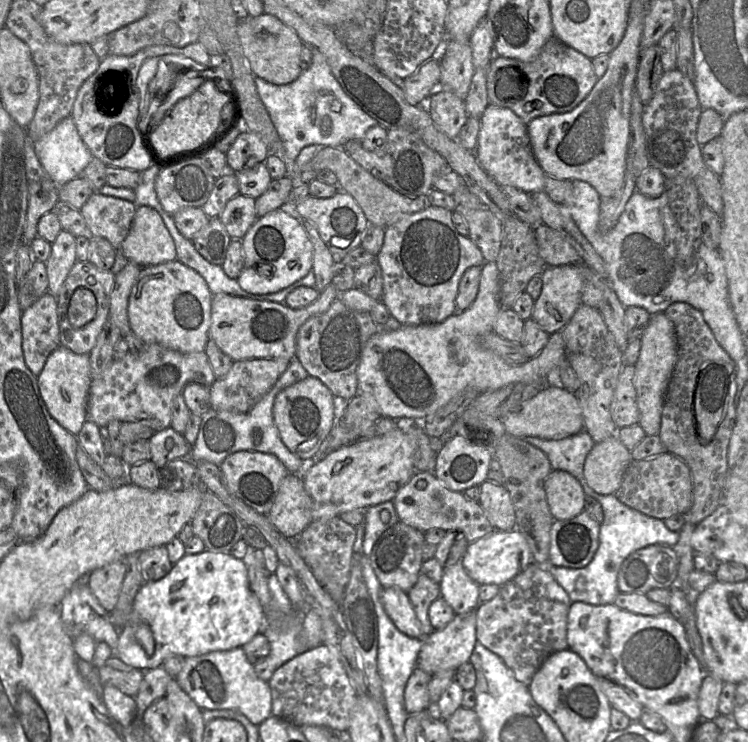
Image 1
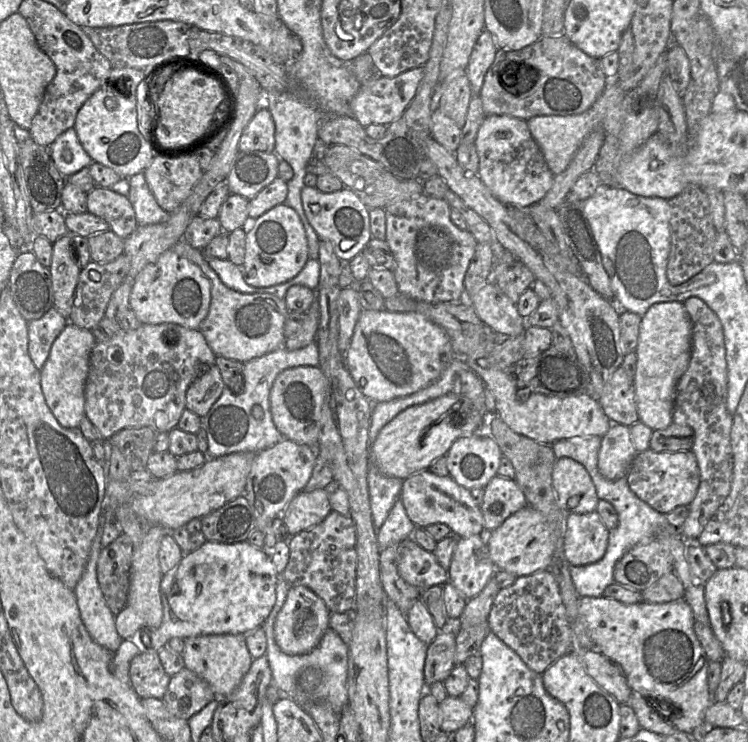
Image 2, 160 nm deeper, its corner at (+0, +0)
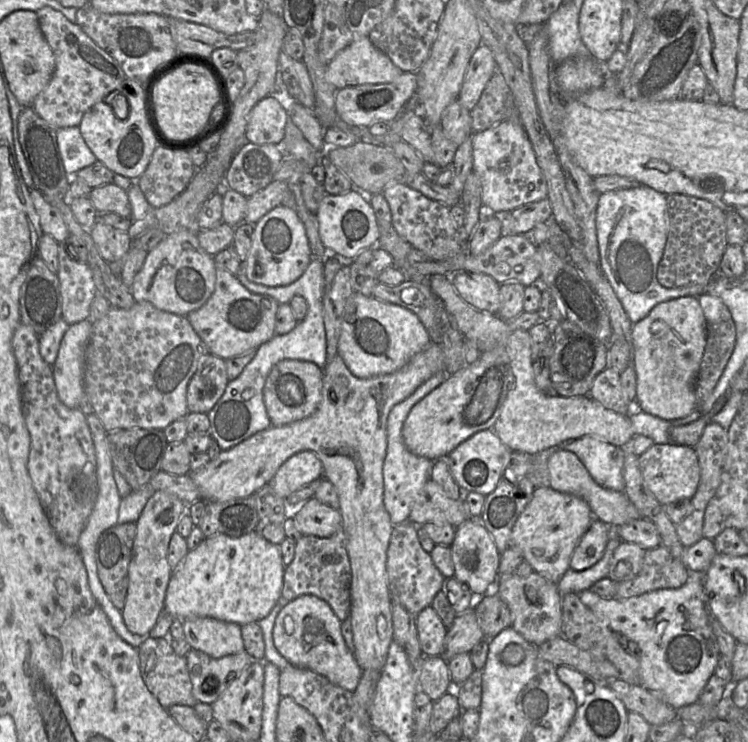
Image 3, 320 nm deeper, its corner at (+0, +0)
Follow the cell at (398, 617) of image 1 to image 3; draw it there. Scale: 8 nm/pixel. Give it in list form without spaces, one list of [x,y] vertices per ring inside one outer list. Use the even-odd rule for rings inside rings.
[[[429,605],[416,616],[419,642],[424,656],[443,656],[448,628]]]

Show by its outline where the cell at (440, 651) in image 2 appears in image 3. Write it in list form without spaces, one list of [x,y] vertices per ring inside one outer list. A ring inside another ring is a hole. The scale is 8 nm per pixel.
[[[472,607],[458,614],[451,627],[448,628],[443,657],[450,659],[463,652],[470,653],[472,648],[482,639],[484,639],[484,634]]]

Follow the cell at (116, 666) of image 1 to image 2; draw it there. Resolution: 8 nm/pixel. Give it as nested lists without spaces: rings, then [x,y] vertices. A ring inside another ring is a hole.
[[[156,650],[141,652],[130,662],[129,682],[141,699],[163,699],[170,680]]]

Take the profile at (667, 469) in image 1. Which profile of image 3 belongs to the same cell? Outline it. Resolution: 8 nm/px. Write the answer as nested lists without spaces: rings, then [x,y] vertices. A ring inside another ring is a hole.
[[[654,443],[638,456],[638,463],[646,486],[663,506],[678,499],[691,499],[694,496],[700,481],[700,465],[693,447],[675,443]]]

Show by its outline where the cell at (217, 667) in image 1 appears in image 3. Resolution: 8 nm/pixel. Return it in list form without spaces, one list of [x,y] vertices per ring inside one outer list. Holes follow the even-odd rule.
[[[196,617],[185,619],[183,627],[184,639],[191,648],[212,658],[246,651],[239,624],[210,617]]]

